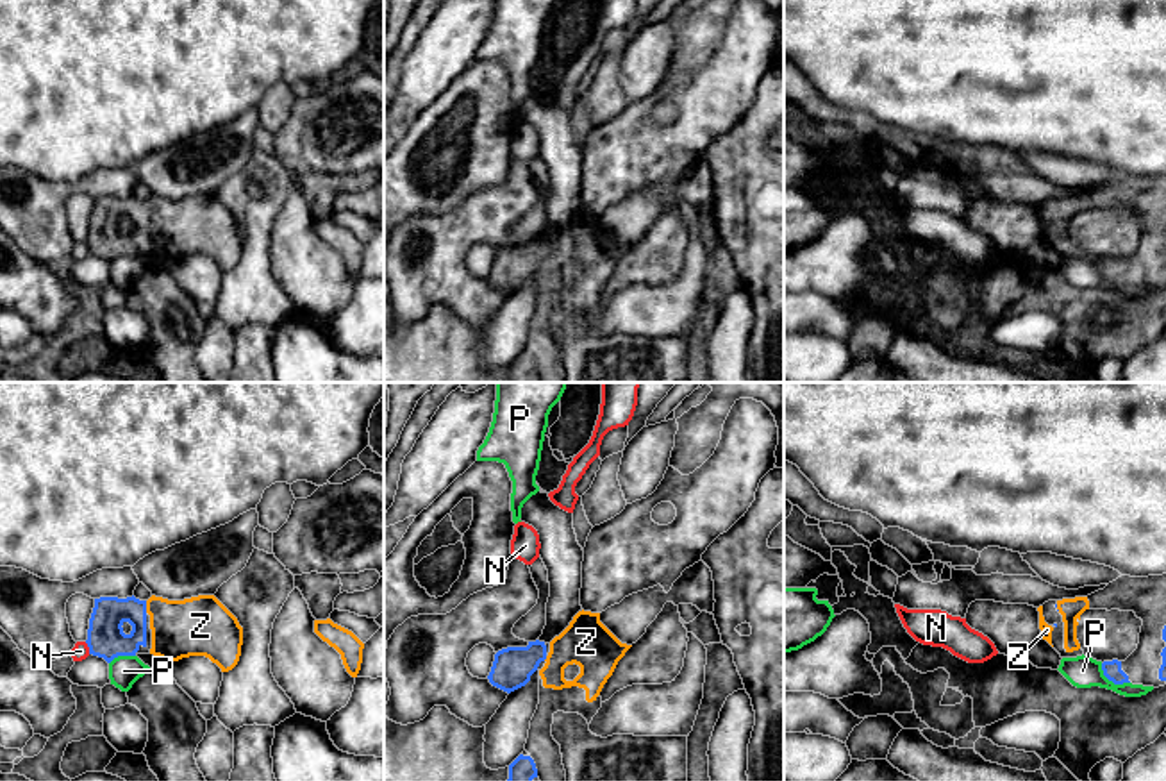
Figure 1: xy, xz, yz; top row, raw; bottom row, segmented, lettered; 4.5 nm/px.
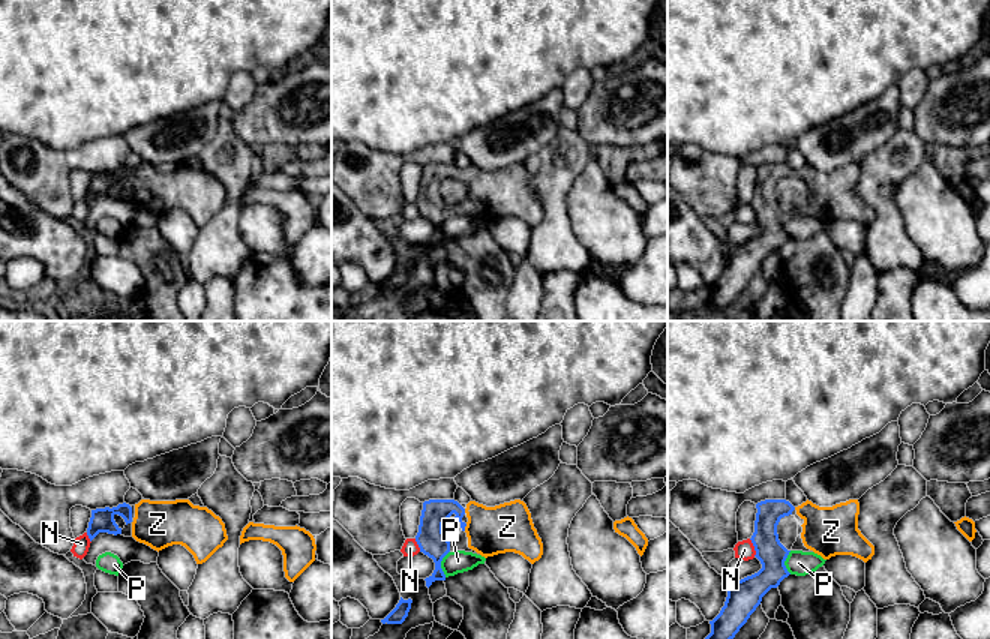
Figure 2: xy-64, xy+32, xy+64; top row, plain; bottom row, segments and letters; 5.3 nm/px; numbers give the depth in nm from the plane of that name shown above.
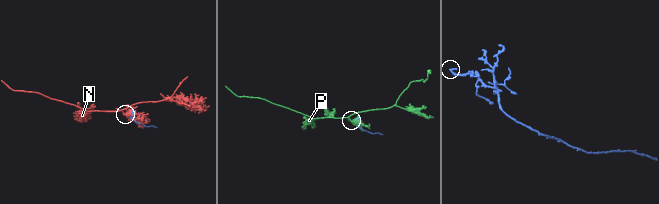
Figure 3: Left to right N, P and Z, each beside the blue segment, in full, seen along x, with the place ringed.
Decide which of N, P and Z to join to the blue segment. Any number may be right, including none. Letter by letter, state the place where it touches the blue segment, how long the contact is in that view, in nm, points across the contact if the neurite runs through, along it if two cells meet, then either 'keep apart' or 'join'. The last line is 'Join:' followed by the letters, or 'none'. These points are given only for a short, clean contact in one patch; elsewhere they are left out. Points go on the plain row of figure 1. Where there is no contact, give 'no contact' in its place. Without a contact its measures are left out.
N: contact xy (88, 245); length 60 nm; keep apart
P: contact yz (1111, 279); length 160 nm; keep apart
Z: contact xy (145, 206); length 60 nm; way xy (106, 238), (127, 209), (145, 206), (197, 226); join
Join: Z

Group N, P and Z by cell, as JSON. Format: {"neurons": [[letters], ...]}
{"neurons": [["N"], ["P"], ["Z"]]}

